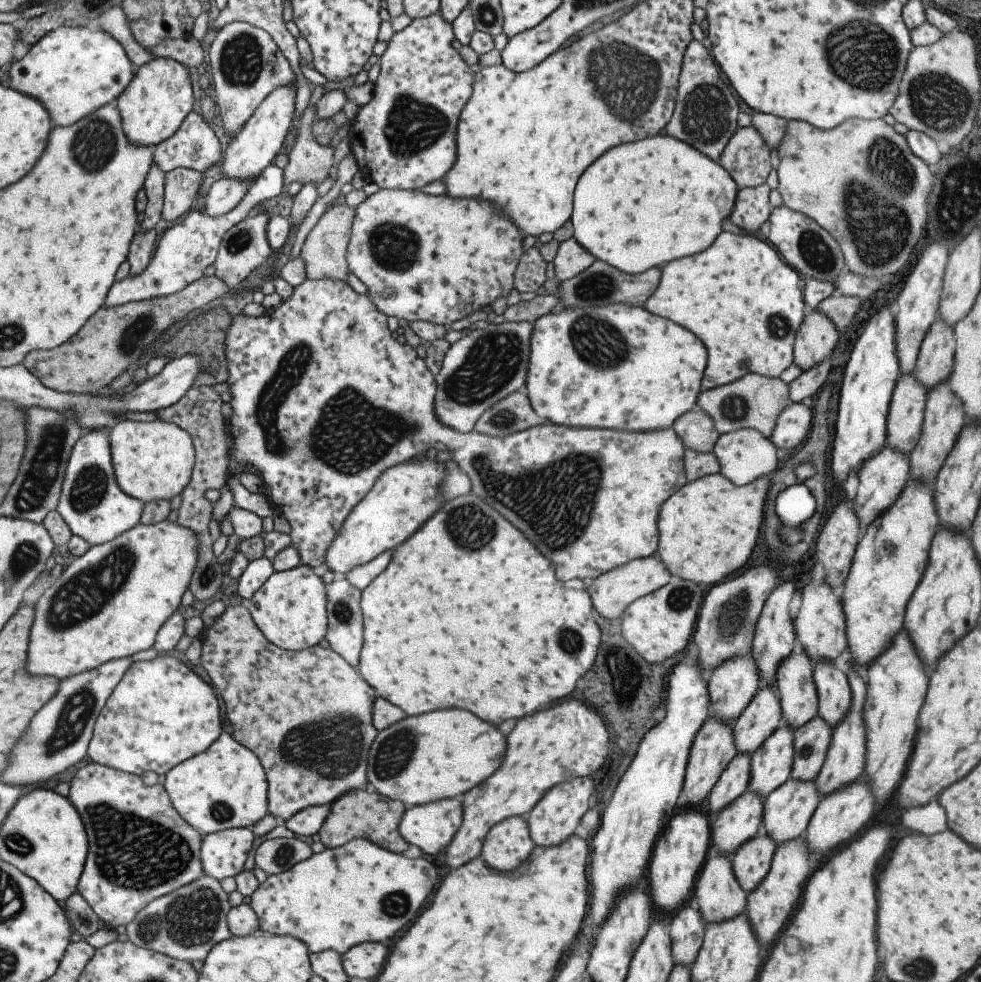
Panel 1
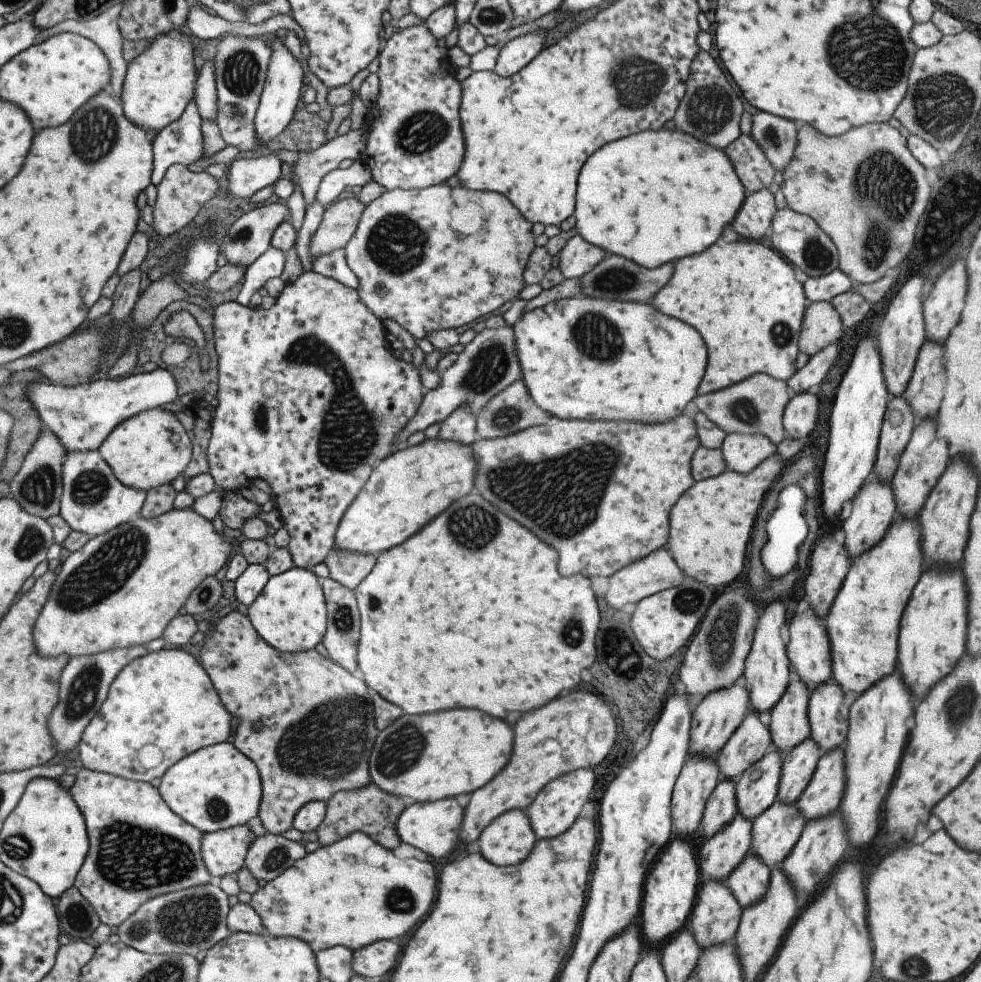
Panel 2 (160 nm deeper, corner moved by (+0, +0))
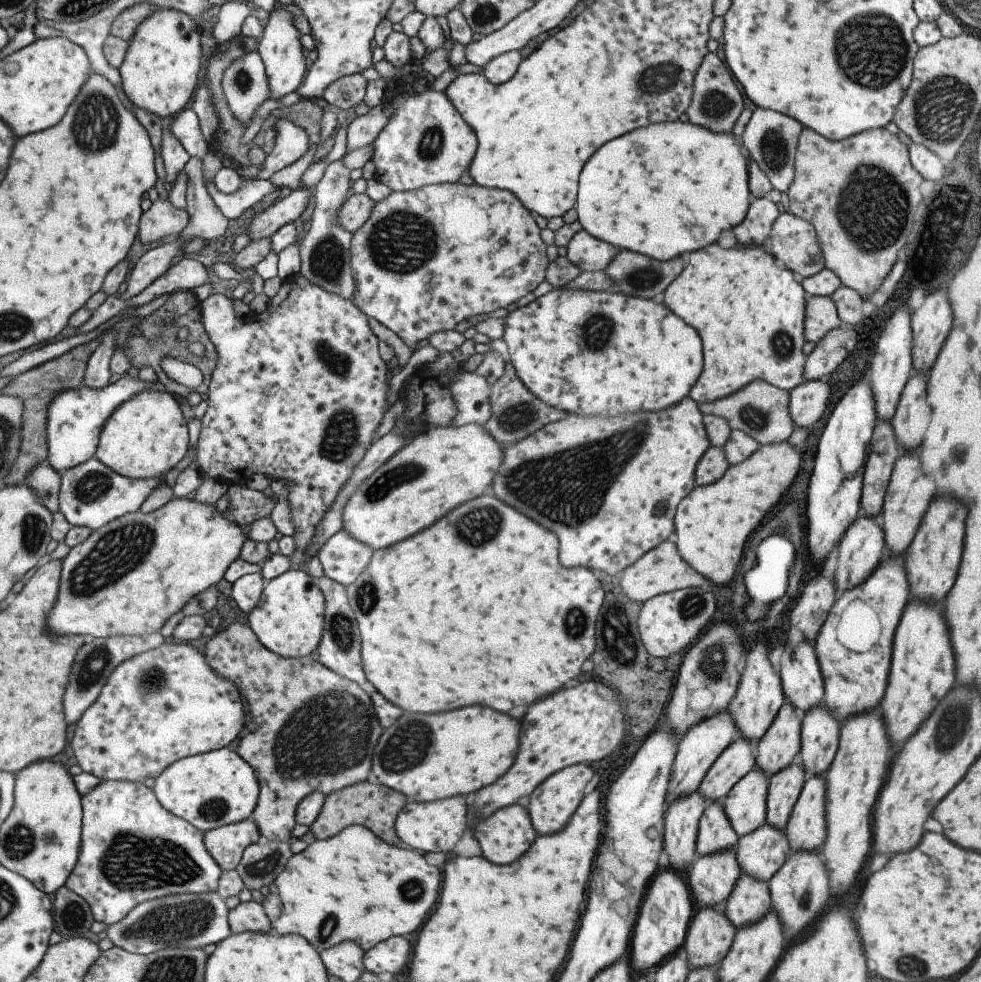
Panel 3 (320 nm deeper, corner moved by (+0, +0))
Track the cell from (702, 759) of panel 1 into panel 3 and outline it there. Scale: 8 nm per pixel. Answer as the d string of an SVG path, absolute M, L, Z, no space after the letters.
M699 790L675 798L666 807L663 824L663 850L669 861L668 868L681 871L689 867L696 856L695 844L699 818L707 806Z

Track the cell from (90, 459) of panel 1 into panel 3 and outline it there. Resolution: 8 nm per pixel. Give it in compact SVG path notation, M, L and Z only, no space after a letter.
M93 456L80 465L64 470L60 474L58 510L70 525L89 527L94 531L117 517L132 513L139 509L141 503L151 494L151 491L156 489L161 482L165 482L164 475L165 474L161 477L149 477L146 479L130 479L113 472Z

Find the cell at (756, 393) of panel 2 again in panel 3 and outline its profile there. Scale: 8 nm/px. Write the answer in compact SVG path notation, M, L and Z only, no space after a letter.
M753 379L729 396L698 405L703 413L724 418L731 429L737 429L755 439L759 446L787 440L795 428L788 411L789 392L771 386L767 381Z

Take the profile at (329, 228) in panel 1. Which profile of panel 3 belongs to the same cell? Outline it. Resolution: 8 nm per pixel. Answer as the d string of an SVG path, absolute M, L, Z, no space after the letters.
M354 193L344 200L338 210L338 225L354 233L371 214L374 202L365 193Z

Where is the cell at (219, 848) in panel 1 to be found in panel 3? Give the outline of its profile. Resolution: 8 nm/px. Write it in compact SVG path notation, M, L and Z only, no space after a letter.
M248 819L218 826L202 833L203 844L209 856L222 871L230 871L237 866L243 849L261 841L256 824Z

